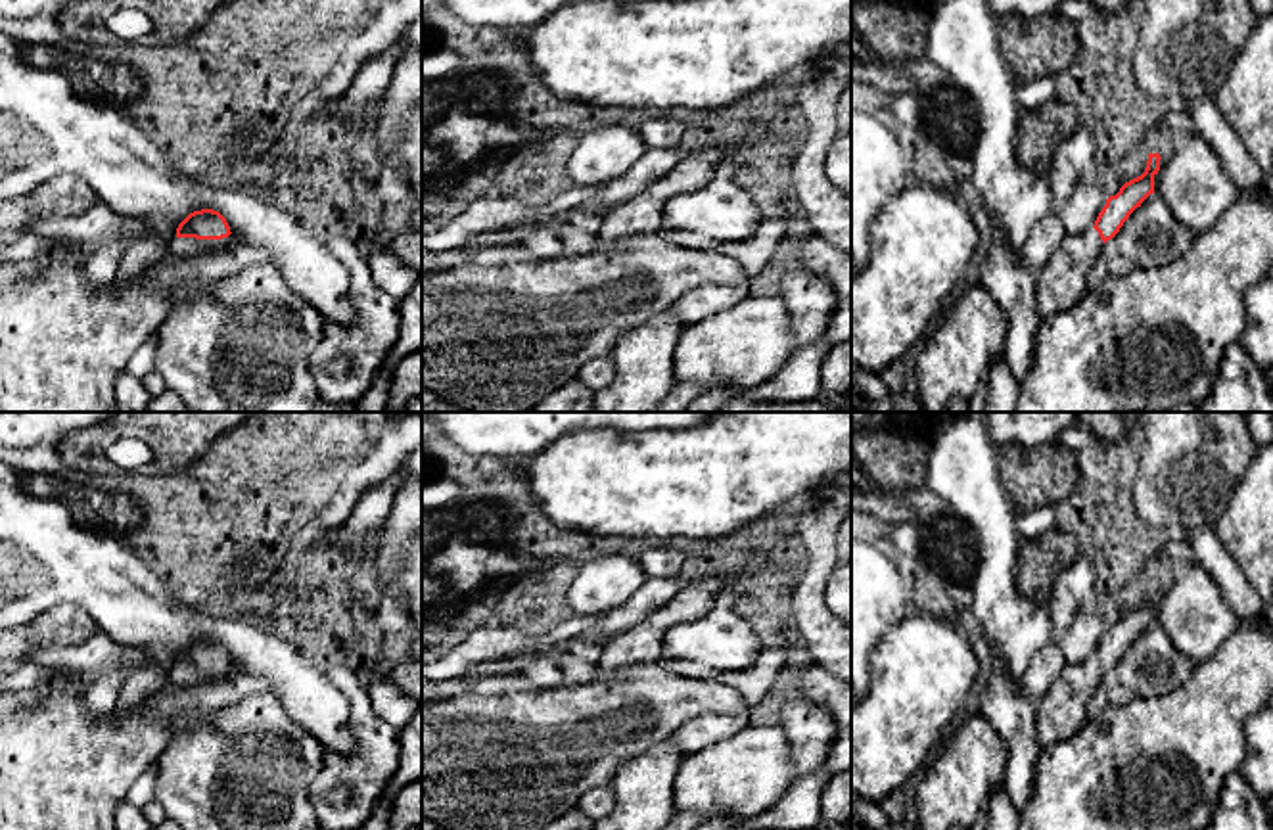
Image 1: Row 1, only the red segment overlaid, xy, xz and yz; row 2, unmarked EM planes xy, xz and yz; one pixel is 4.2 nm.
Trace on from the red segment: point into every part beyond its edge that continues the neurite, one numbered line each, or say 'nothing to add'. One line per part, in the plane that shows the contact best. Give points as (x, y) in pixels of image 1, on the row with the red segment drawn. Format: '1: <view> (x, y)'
1: xy (179, 246)

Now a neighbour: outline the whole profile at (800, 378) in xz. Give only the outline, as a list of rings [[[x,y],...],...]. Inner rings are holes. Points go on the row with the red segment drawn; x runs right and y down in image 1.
[[[826,337],[796,349],[786,364],[769,381],[750,387],[709,387],[684,412],[719,412],[723,404],[734,399],[757,401],[809,401],[822,393],[822,358],[826,355]]]

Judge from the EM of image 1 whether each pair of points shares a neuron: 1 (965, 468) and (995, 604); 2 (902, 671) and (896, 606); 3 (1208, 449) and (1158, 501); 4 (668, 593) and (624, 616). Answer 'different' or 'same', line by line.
1: same
2: different
3: same
4: same

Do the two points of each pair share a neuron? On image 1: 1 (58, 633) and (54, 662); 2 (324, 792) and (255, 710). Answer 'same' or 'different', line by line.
1: different
2: different

